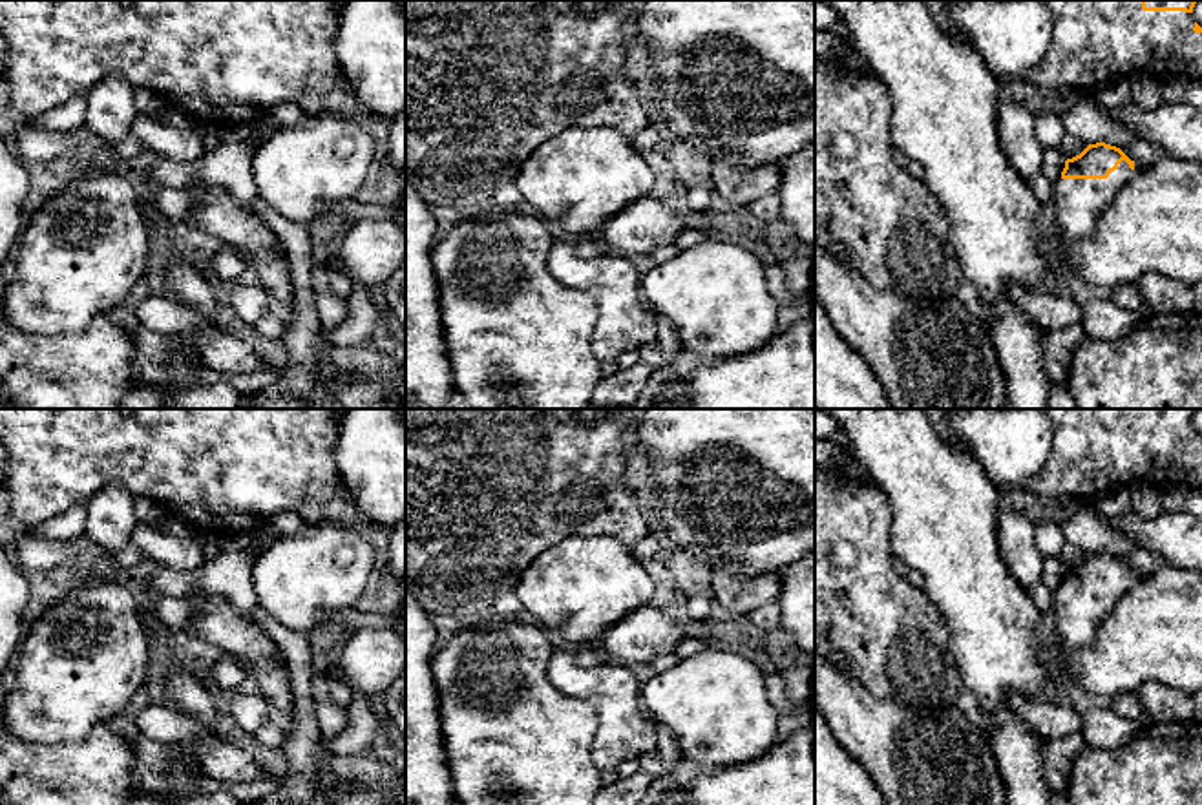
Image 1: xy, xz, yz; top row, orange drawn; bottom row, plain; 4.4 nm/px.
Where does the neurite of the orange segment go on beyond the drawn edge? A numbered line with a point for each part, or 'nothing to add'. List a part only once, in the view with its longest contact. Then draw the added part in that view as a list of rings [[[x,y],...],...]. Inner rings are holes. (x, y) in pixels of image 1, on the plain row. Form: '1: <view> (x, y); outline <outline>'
1: yz (1078, 612); outline [[[1125,570],[1107,588],[1058,588],[1054,591],[1054,613],[1060,643],[1067,648],[1085,648],[1094,641],[1102,619],[1116,601],[1134,588],[1144,573],[1131,579]]]

